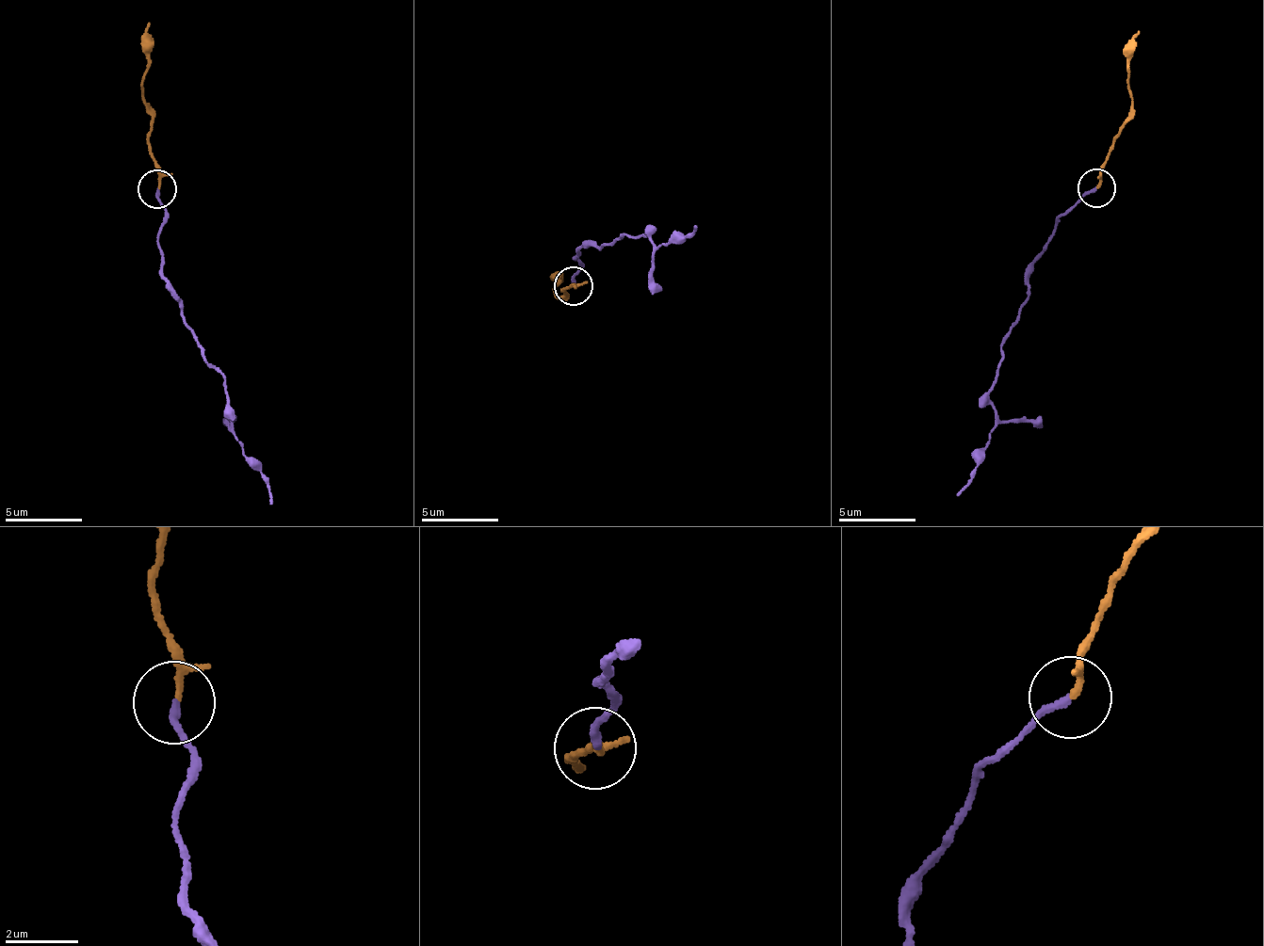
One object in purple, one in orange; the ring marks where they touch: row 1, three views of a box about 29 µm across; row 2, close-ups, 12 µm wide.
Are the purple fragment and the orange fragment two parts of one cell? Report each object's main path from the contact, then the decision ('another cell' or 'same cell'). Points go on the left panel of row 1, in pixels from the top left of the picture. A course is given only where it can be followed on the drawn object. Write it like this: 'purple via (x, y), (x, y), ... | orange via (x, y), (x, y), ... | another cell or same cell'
purple via (156, 188), (166, 218), (158, 228), (159, 270), (176, 296), (180, 315), (224, 379), (232, 435), (273, 505) | orange via (160, 188), (160, 165), (148, 148), (151, 123), (142, 100), (150, 22) | same cell

